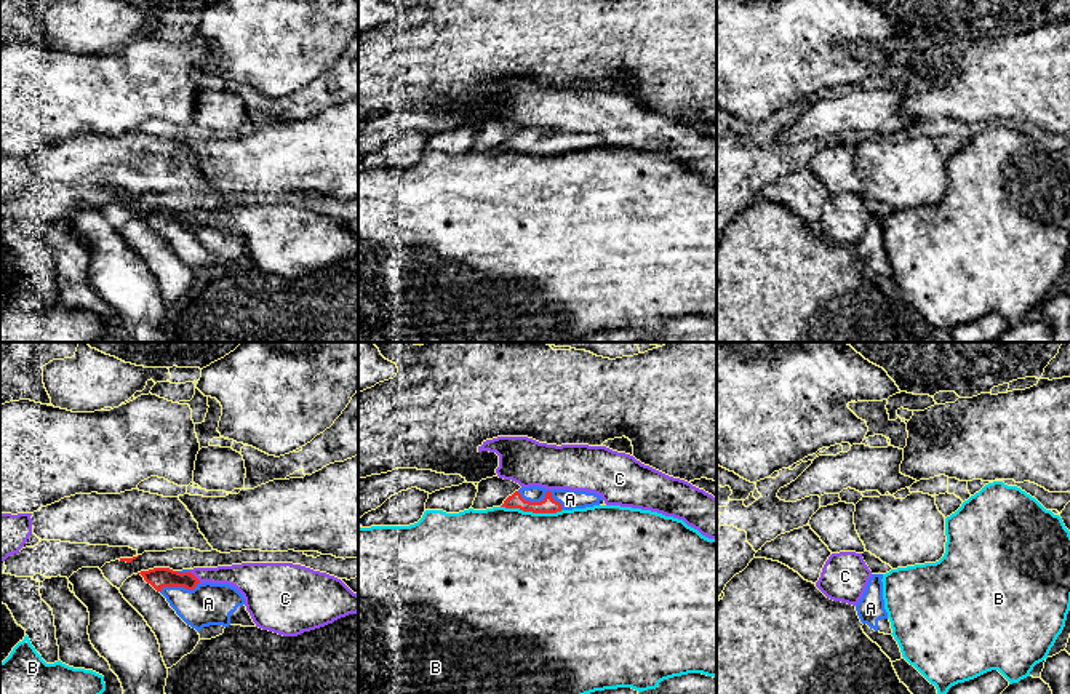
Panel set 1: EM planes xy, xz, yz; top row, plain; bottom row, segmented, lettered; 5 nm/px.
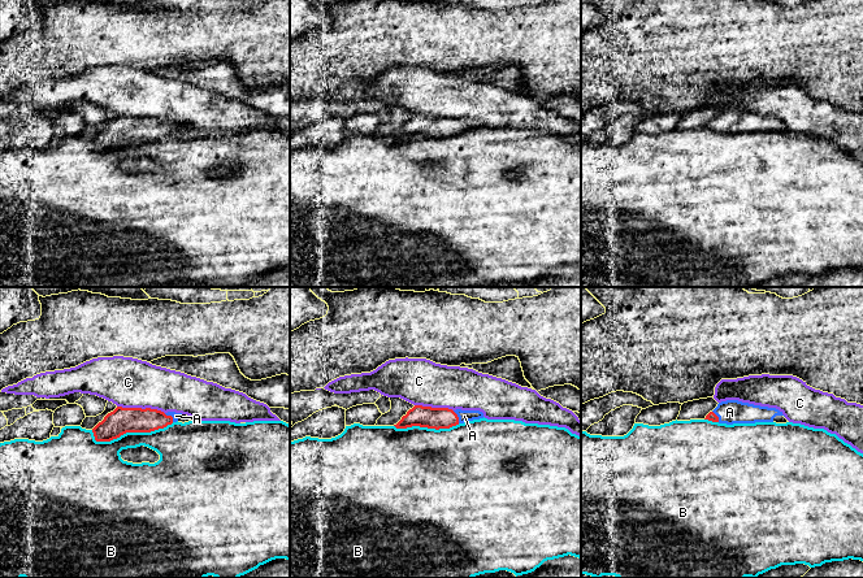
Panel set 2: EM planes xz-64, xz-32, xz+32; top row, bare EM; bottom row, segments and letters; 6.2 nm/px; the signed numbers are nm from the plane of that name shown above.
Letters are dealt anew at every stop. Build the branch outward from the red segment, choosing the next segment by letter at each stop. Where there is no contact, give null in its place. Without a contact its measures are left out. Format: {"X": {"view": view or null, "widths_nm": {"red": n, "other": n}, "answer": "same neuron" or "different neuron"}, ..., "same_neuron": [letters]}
{"A": {"view": "xz", "widths_nm": {"red": 80, "other": 100}, "answer": "same neuron"}, "B": {"view": "xz", "widths_nm": {"red": 80, "other": 480}, "answer": "different neuron"}, "C": {"view": "xy", "widths_nm": {"red": 110, "other": 140}, "answer": "different neuron"}, "same_neuron": ["A"]}

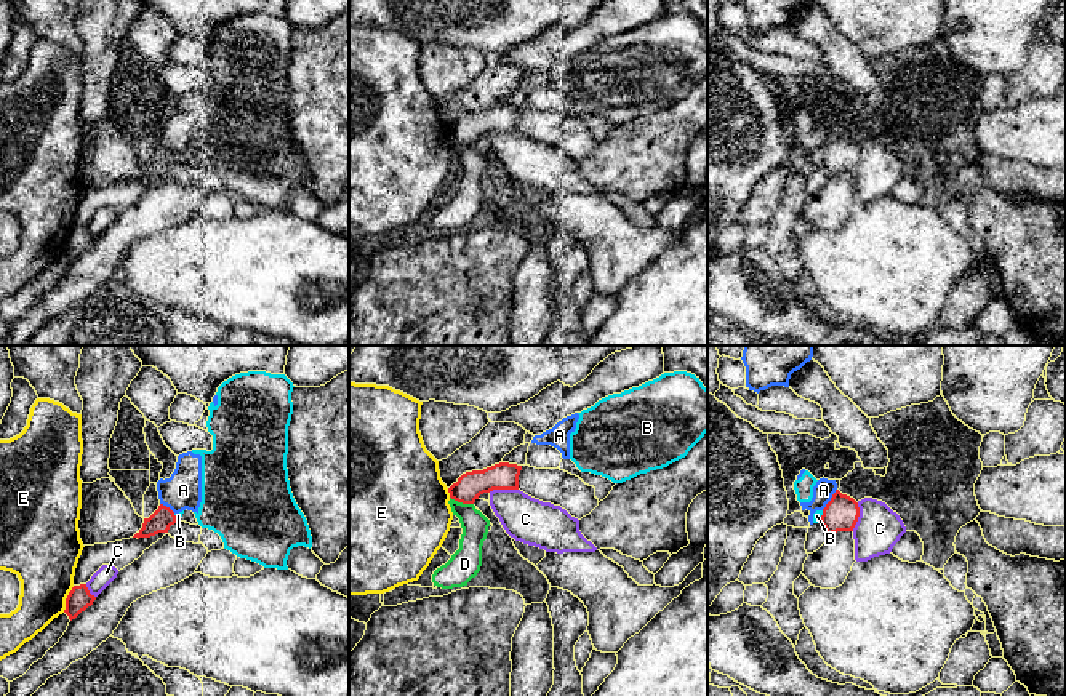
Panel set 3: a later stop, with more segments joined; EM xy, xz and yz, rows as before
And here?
{"A": {"view": "yz", "widths_nm": {"red": 180, "other": 100}, "answer": "different neuron"}, "B": {"view": "yz", "widths_nm": {"red": 180, "other": 50}, "answer": "different neuron"}, "C": {"view": "xz", "widths_nm": {"red": 140, "other": 220}, "answer": "different neuron"}, "D": {"view": "xz", "widths_nm": {"red": 140, "other": 140}, "answer": "different neuron"}, "E": {"view": "xy", "widths_nm": {"red": 120, "other": 340}, "answer": "different neuron"}, "same_neuron": []}

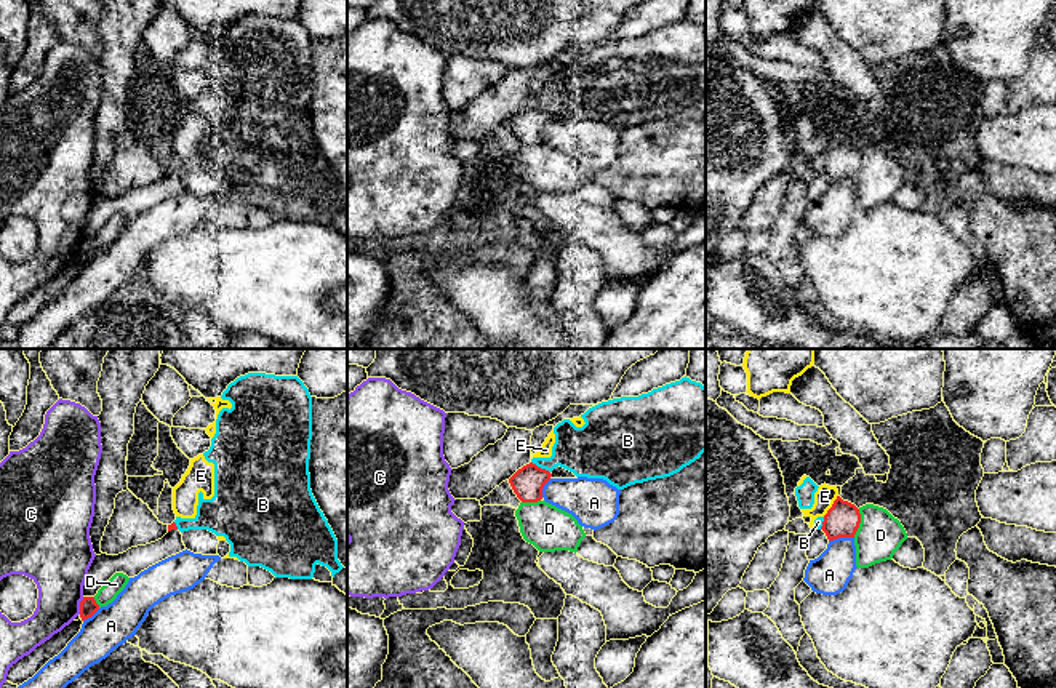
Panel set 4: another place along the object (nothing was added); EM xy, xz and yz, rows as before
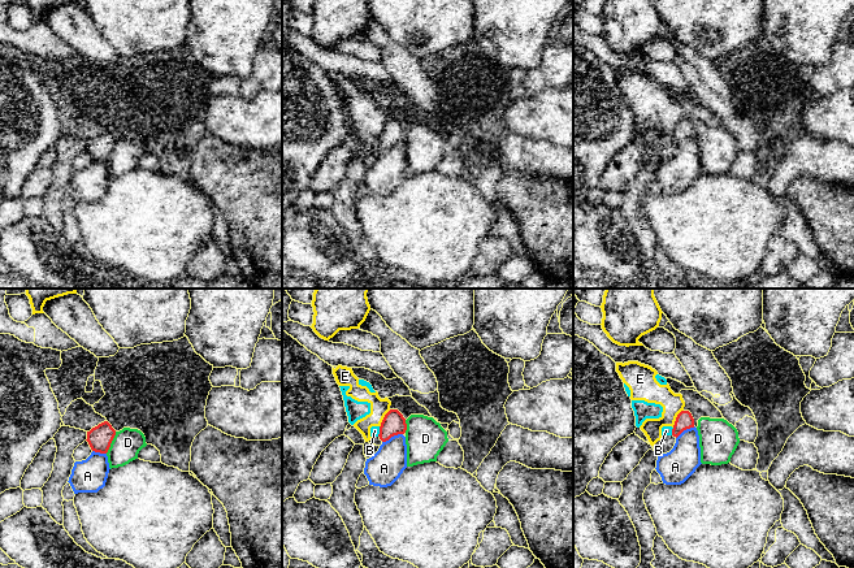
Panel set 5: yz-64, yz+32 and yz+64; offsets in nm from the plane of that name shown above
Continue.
{"A": {"view": "yz", "widths_nm": {"red": 180, "other": 200}, "answer": "different neuron"}, "B": {"view": "xz", "widths_nm": {"red": 160, "other": 260}, "answer": "different neuron"}, "C": {"view": "xy", "widths_nm": {"red": 90, "other": 320}, "answer": "different neuron"}, "D": {"view": "yz", "widths_nm": {"red": 180, "other": 220}, "answer": "different neuron"}, "E": {"view": "yz", "widths_nm": {"red": 180, "other": 100}, "answer": "different neuron"}, "same_neuron": []}

